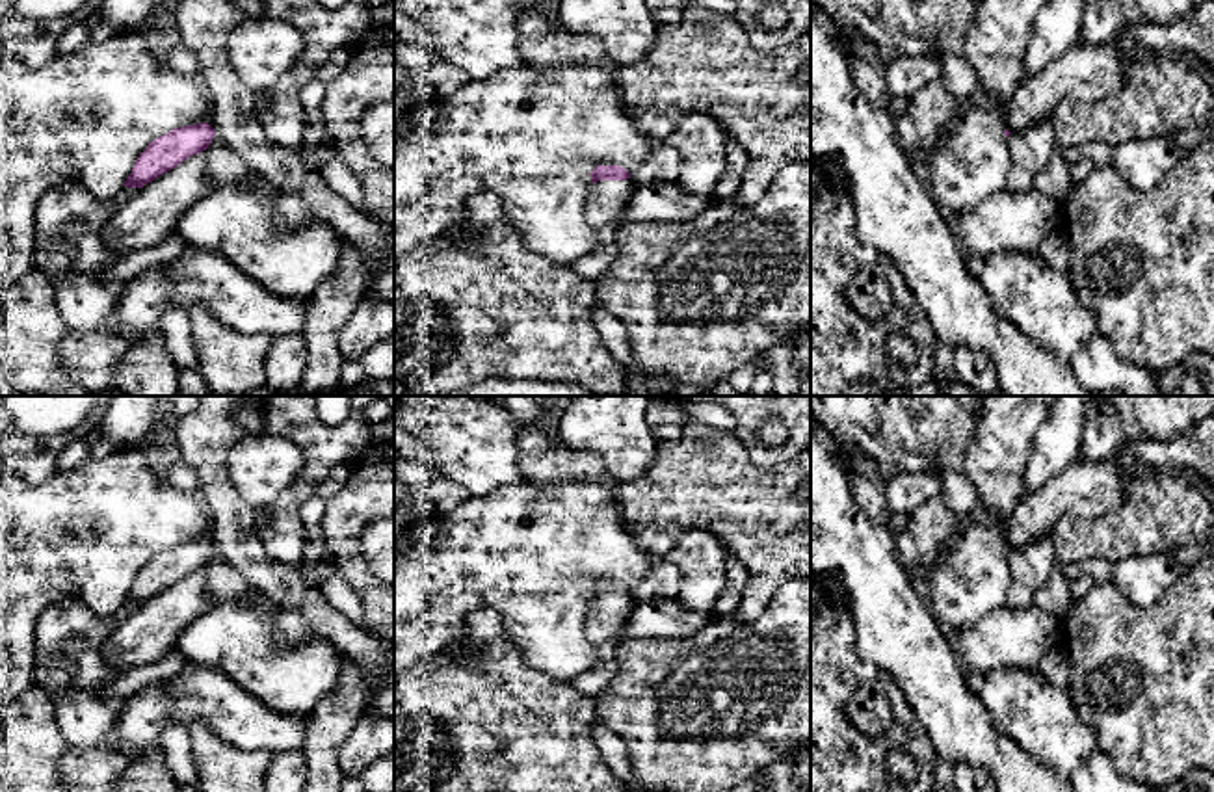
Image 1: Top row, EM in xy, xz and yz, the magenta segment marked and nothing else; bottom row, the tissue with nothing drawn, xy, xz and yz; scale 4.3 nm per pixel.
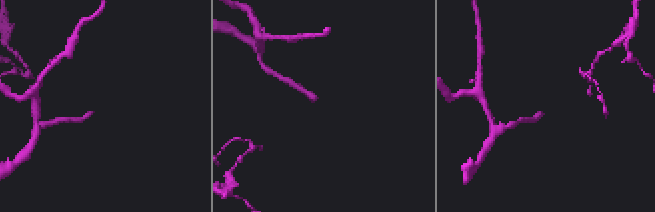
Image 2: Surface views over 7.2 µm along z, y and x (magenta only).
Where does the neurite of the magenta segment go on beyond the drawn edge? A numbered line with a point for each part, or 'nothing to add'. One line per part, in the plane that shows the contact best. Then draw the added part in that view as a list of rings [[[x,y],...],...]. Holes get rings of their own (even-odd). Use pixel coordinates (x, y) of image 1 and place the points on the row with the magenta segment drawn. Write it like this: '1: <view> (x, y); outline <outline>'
1: xz (608, 198); outline [[[599,180],[591,188],[586,203],[586,219],[589,227],[599,229],[610,223],[623,223],[623,210],[638,182],[627,180]]]

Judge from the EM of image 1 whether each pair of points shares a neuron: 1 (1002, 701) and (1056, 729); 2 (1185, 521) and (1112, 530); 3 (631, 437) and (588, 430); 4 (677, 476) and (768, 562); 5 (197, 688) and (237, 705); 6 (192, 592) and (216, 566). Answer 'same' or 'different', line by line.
1: same
2: same
3: same
4: same
5: same
6: different

